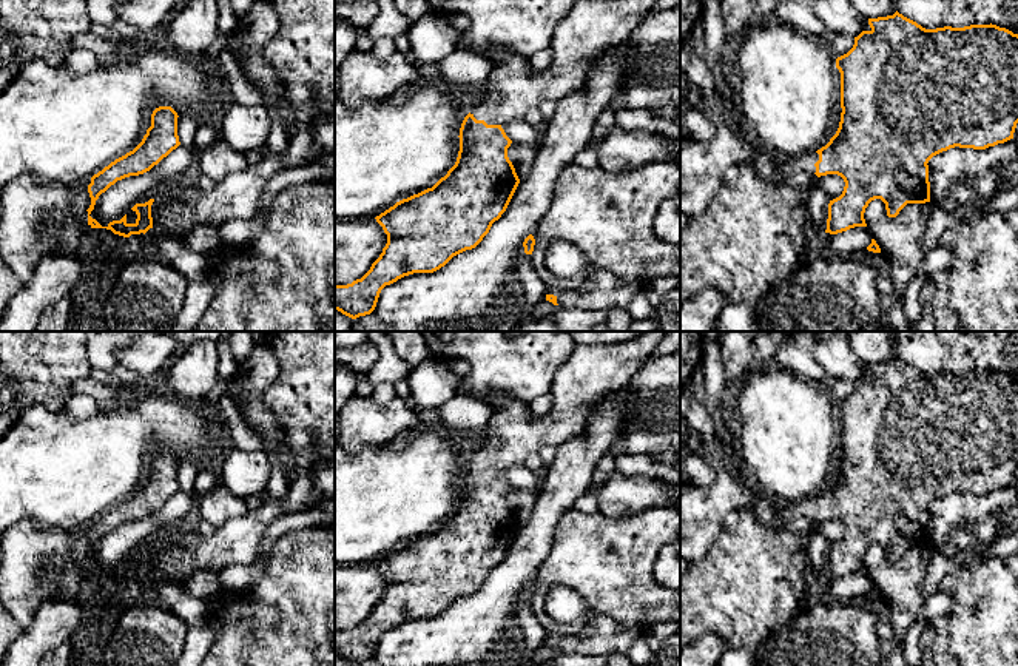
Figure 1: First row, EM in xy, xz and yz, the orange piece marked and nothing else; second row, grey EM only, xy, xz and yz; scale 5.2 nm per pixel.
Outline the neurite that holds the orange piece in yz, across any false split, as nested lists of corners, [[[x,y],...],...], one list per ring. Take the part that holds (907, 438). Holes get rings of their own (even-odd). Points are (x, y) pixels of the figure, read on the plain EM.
[[[898,356],[893,361],[868,364],[870,376],[862,376],[858,382],[855,382],[853,393],[836,404],[836,413],[841,418],[841,467],[836,479],[830,484],[830,487],[817,496],[807,496],[799,503],[788,504],[773,498],[768,493],[764,493],[756,487],[753,479],[748,476],[742,466],[742,459],[739,453],[725,452],[722,453],[723,462],[731,469],[736,478],[743,484],[748,486],[753,493],[765,495],[770,503],[776,507],[776,512],[785,521],[794,521],[799,518],[816,520],[817,523],[827,520],[838,520],[844,524],[845,532],[839,543],[830,546],[828,549],[828,564],[827,564],[827,575],[825,578],[838,580],[847,577],[855,572],[867,572],[864,558],[868,549],[875,544],[881,544],[885,549],[887,561],[896,563],[899,557],[907,549],[925,549],[930,547],[930,527],[929,527],[929,506],[950,493],[973,493],[973,495],[986,495],[989,492],[995,492],[998,489],[1004,489],[1013,484],[1013,478],[1018,469],[1018,379],[1006,373],[999,373],[996,370],[970,370],[964,373],[936,373],[936,375],[925,375],[916,367],[904,362]]]

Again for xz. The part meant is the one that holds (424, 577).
[[[643,331],[634,341],[619,345],[577,345],[569,362],[554,378],[554,402],[544,416],[532,415],[521,401],[494,410],[480,444],[461,469],[455,510],[432,533],[396,547],[375,563],[387,580],[387,589],[361,624],[335,631],[335,655],[352,664],[370,660],[386,631],[413,618],[433,618],[453,601],[475,594],[506,557],[520,529],[507,503],[512,486],[501,472],[524,464],[529,455],[538,453],[544,446],[558,447],[581,435],[589,407],[626,385],[668,333]]]

